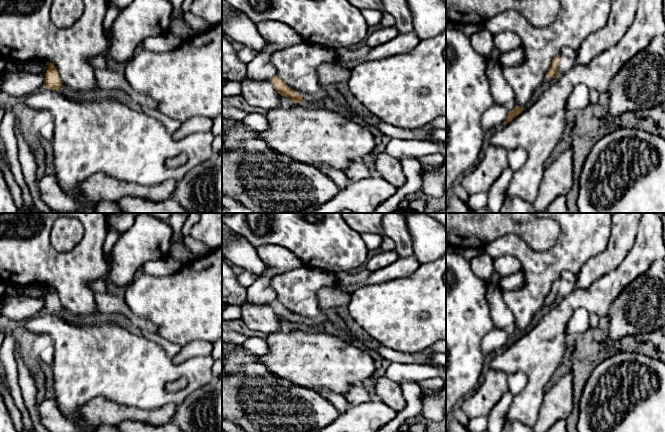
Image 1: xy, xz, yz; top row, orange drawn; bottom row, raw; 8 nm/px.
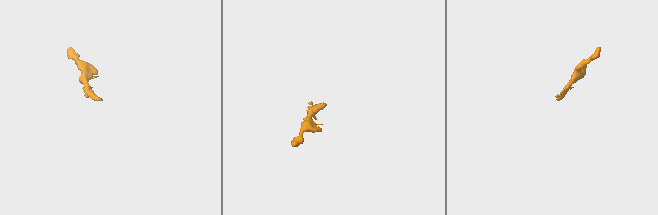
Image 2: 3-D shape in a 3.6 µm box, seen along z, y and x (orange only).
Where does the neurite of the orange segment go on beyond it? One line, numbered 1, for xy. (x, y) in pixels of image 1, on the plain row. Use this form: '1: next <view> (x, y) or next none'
1: next none

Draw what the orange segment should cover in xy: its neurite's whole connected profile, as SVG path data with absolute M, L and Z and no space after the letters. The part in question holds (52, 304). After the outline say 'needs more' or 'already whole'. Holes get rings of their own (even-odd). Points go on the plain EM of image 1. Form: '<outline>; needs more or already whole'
M46 286L46 289L48 293L45 297L44 309L46 310L46 313L59 315L62 310L60 299L53 287Z; already whole

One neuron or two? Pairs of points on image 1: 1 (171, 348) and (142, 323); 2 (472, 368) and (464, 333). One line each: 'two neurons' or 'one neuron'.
1: two neurons
2: one neuron

